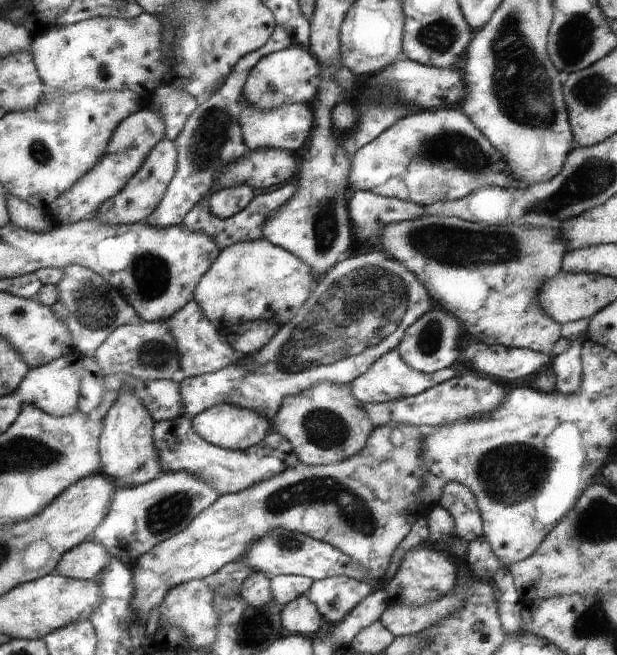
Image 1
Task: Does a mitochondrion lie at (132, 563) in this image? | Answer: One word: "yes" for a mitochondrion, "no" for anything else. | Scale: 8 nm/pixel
no

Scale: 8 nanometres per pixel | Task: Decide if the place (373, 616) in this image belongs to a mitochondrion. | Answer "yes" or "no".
no

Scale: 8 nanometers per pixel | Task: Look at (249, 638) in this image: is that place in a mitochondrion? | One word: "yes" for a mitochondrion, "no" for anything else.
no

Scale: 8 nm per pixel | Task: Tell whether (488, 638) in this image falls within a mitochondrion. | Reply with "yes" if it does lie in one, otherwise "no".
no

